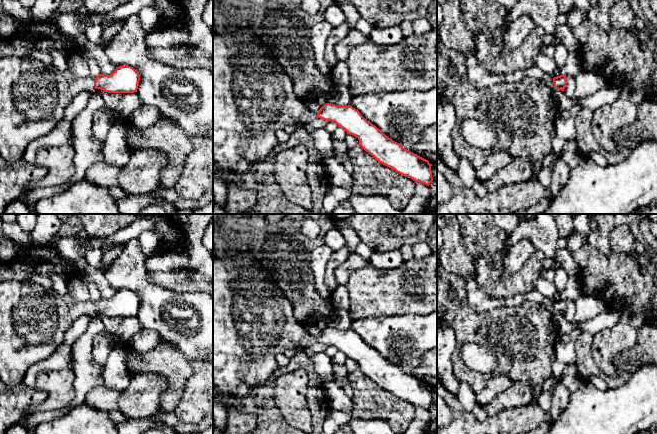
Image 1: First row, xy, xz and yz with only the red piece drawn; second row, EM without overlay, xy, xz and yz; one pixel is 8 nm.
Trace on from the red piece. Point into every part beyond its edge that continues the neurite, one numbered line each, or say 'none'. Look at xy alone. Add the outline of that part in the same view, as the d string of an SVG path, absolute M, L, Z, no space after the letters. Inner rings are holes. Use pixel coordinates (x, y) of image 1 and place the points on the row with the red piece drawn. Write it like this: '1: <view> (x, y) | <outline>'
1: xy (33, 96) | M14 56L0 58L0 155L13 163L23 159L26 147L51 132L64 117L72 99L82 91L94 90L88 77L60 71L40 60Z

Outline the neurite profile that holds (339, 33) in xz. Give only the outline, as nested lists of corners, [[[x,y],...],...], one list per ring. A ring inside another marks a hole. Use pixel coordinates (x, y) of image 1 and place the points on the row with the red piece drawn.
[[[346,21],[342,25],[333,28],[333,30],[330,32],[330,35],[325,44],[325,54],[324,54],[325,61],[329,68],[334,67],[338,62],[338,59],[334,51],[335,46],[340,41],[342,41],[350,33],[351,30],[352,30],[351,25],[349,24],[348,21]]]

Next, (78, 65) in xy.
[[[74,52],[68,57],[68,70],[78,77],[88,77],[94,82],[88,65],[89,58],[80,52]]]

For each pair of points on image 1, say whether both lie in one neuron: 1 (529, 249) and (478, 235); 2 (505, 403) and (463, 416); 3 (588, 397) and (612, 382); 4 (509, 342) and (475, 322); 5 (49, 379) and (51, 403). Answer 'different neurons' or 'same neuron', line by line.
1: different neurons
2: different neurons
3: different neurons
4: same neuron
5: same neuron

